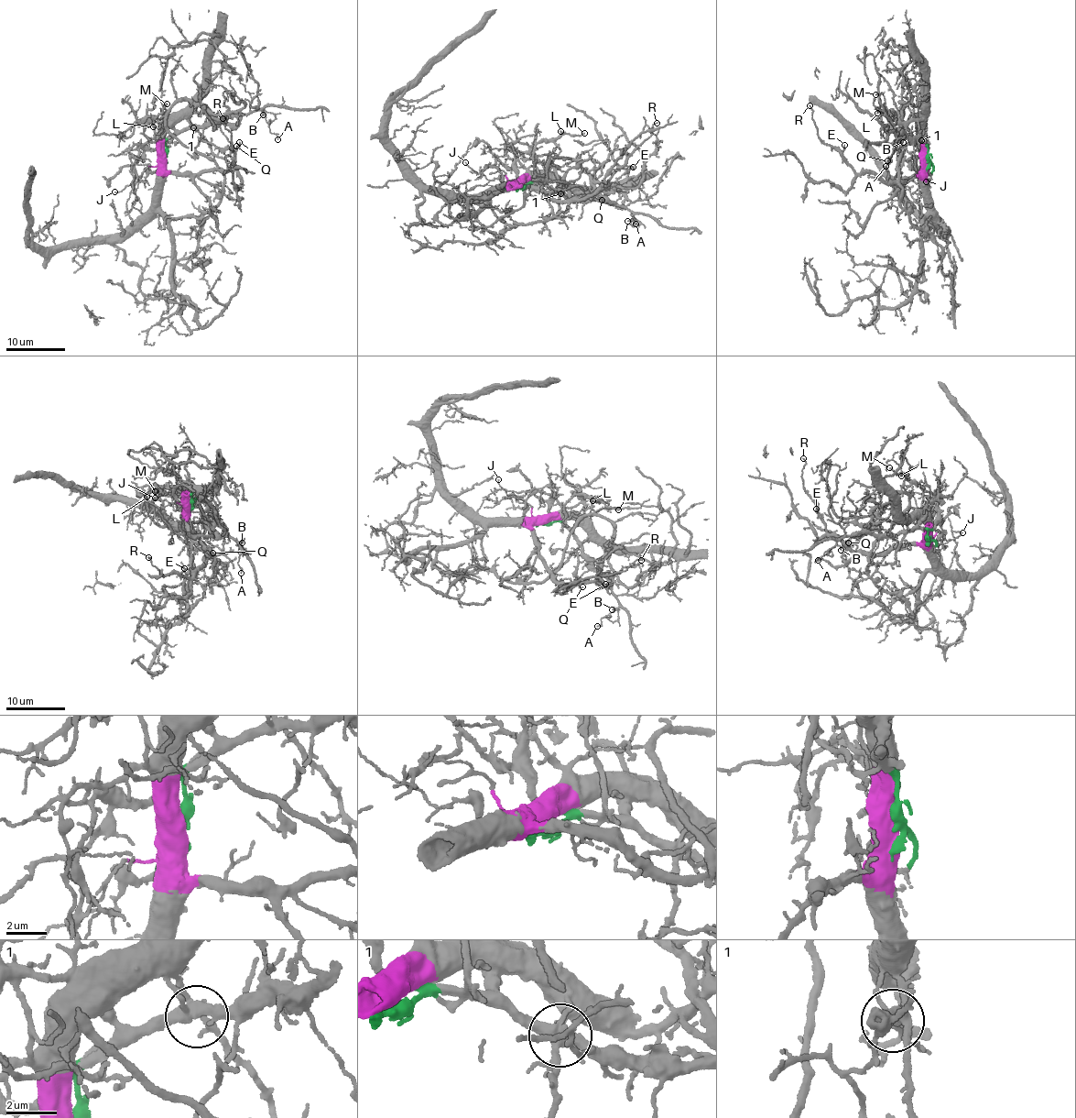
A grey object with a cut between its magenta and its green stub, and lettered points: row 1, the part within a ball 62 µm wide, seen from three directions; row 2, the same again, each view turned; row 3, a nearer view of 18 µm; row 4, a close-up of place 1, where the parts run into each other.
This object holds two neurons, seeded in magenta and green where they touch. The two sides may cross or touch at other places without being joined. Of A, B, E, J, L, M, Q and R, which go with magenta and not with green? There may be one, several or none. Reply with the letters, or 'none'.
E, R

